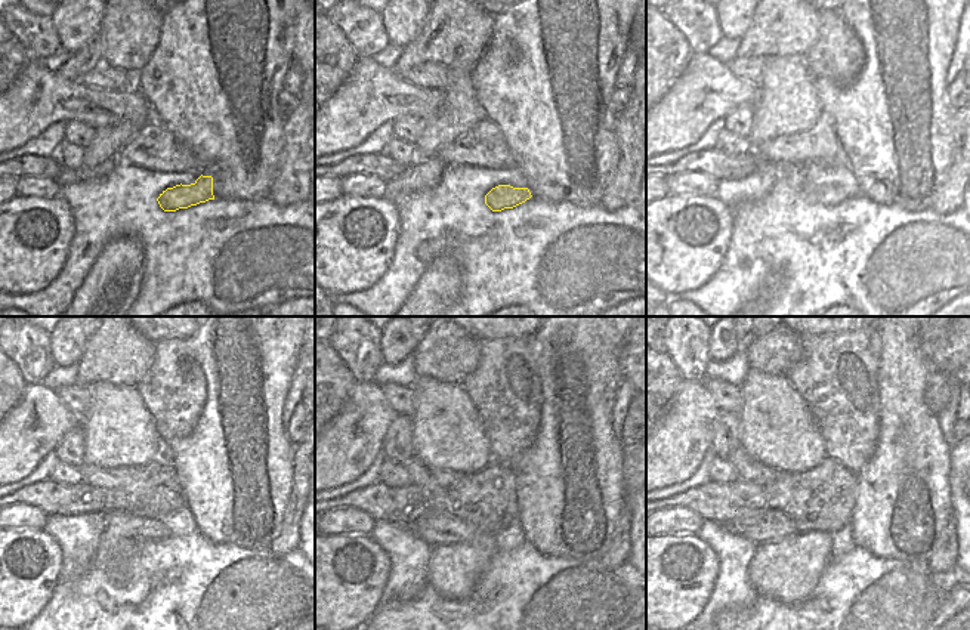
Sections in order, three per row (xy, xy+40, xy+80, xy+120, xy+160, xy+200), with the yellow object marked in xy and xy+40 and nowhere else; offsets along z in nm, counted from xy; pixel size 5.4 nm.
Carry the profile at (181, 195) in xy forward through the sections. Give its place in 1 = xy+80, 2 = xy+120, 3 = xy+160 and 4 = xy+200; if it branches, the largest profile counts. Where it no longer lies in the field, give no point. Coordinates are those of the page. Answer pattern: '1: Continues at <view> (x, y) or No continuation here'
1: Continues at xy+80 (827, 195)
2: Continues at xy+120 (121, 531)
3: Continues at xy+160 (436, 528)
4: Continues at xy+200 (759, 527)

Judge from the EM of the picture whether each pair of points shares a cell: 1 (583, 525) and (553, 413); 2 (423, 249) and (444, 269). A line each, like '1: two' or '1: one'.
1: one
2: two

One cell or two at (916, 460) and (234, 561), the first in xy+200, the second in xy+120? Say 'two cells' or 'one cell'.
two cells

